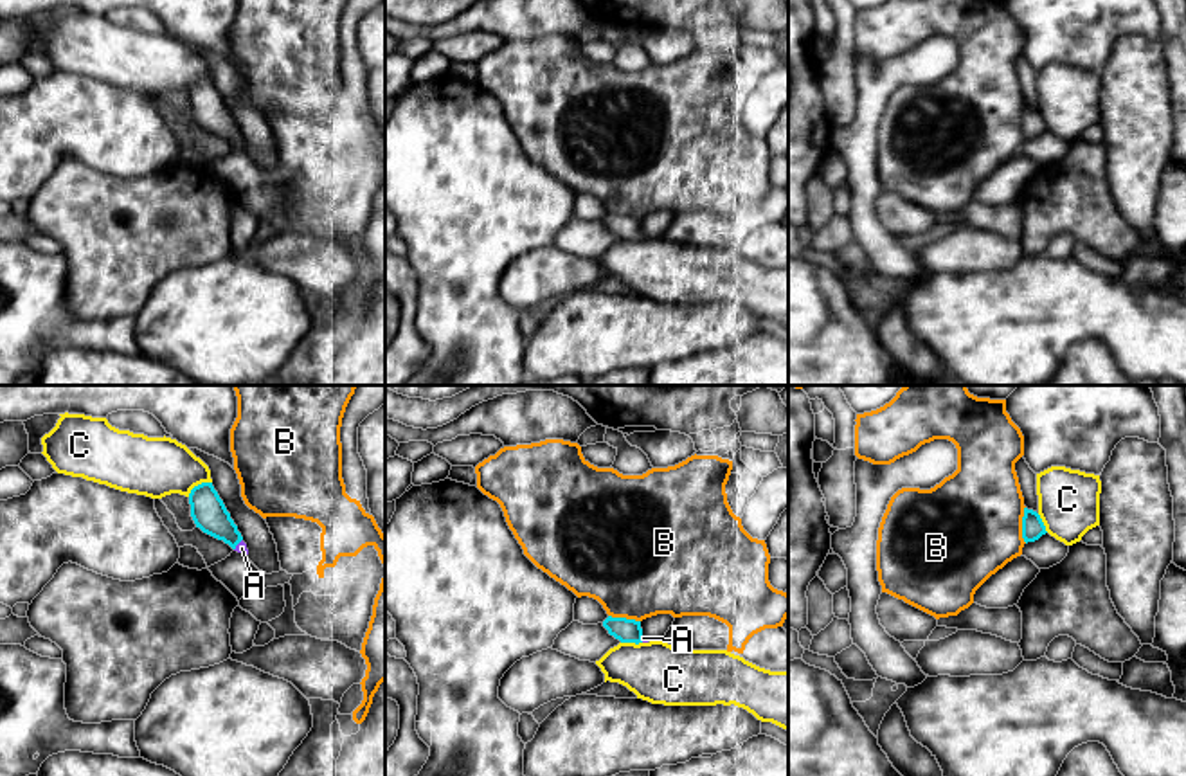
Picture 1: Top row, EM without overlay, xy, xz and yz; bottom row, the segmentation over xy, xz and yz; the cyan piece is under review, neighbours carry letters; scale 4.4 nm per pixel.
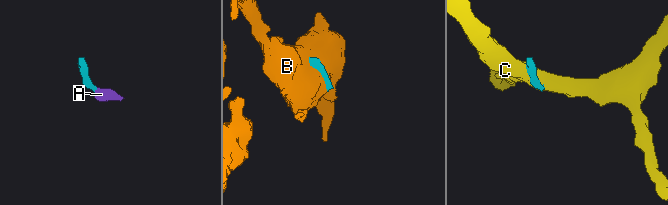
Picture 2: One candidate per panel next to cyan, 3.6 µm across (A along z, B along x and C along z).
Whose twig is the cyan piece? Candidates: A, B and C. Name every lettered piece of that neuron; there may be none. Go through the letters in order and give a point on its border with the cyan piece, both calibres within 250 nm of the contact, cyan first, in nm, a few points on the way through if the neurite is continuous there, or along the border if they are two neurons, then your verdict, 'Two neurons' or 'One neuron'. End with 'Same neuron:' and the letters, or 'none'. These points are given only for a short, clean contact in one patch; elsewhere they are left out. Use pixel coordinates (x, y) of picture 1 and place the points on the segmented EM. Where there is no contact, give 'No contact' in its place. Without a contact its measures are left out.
A: Touches cyan at xy (238, 542). Thickness 160 nm (cyan) against 50 nm. Path across: xy (207, 510), (238, 542), (242, 548). One neuron
B: Touches cyan at yz (1023, 524). Thickness 100 nm (cyan) against 480 nm. Two neurons
C: Touches cyan at xy (198, 485). Thickness 160 nm (cyan) against 280 nm. Boundary: xy (211, 481), (198, 483), (188, 496). Two neurons
Same neuron: A

